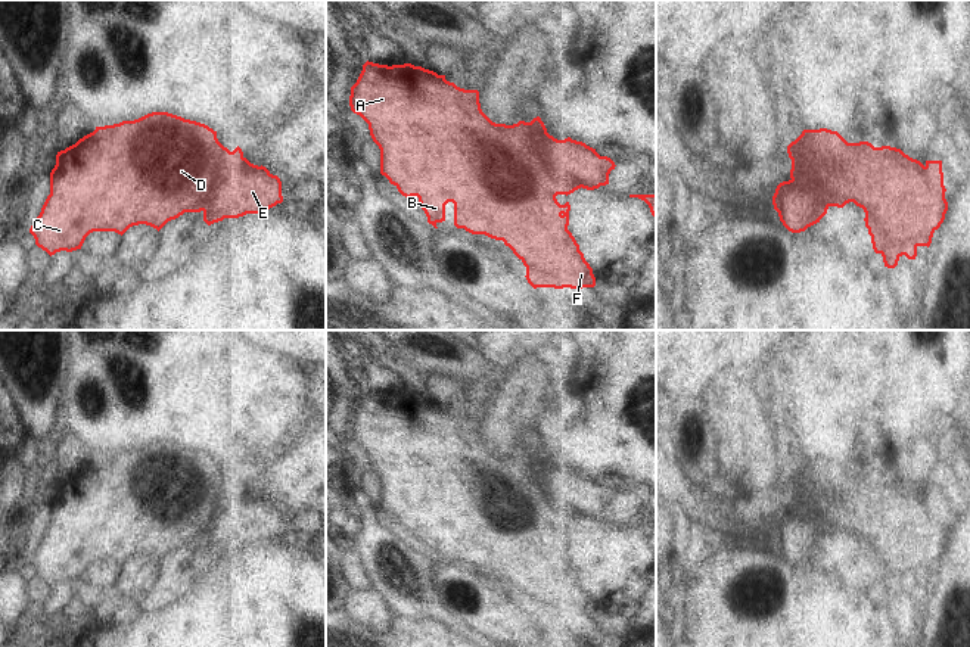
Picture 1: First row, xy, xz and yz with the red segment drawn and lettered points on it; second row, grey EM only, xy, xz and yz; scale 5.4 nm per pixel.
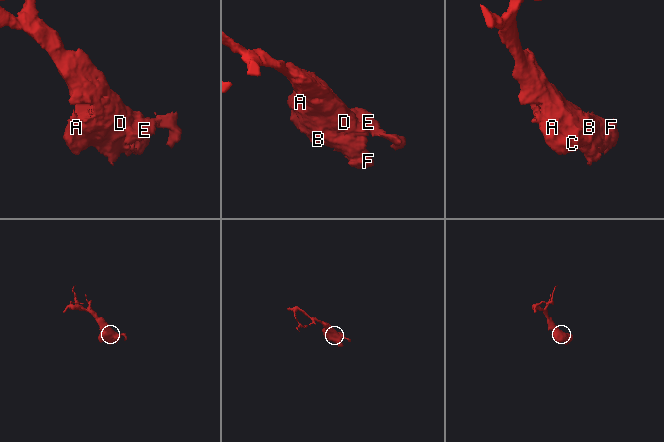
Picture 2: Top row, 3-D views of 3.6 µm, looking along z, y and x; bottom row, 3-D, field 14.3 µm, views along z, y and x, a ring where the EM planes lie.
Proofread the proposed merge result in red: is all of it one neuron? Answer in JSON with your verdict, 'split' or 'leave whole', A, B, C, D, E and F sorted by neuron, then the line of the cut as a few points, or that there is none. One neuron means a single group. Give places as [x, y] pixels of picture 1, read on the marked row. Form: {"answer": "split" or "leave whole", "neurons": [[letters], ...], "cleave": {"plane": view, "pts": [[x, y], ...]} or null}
{"answer": "split", "neurons": [["A", "B", "C", "D", "F"], ["E"]], "cleave": {"plane": "xz", "pts": [[525, 123], [546, 168], [569, 174], [581, 186]]}}

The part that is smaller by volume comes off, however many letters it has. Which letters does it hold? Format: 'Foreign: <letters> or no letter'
Foreign: E

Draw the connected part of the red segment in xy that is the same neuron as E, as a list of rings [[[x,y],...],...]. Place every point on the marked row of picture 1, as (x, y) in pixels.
[[[242,158],[218,168],[209,197],[203,206],[203,221],[211,225],[224,218],[264,212],[283,202],[282,181],[265,167]]]

